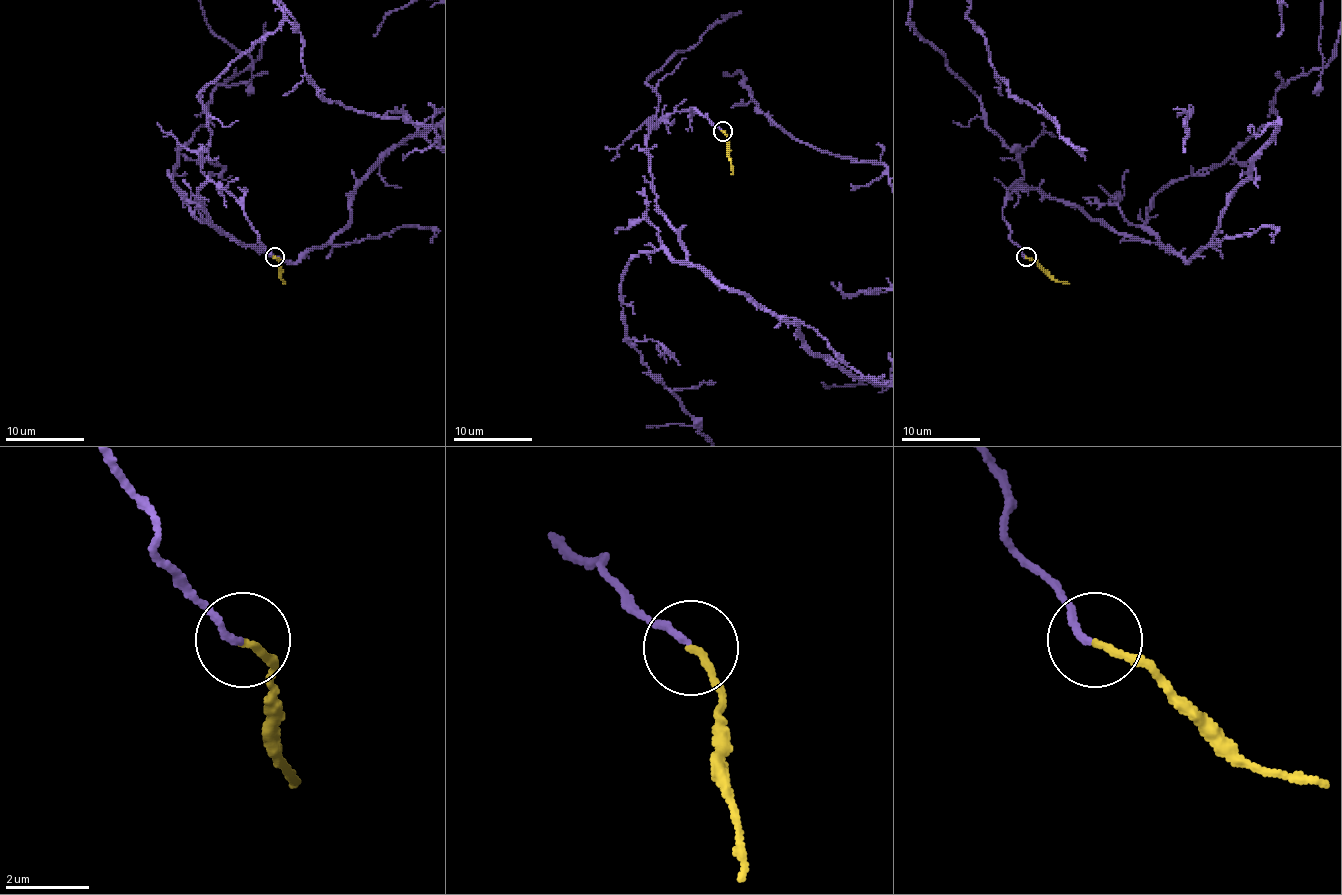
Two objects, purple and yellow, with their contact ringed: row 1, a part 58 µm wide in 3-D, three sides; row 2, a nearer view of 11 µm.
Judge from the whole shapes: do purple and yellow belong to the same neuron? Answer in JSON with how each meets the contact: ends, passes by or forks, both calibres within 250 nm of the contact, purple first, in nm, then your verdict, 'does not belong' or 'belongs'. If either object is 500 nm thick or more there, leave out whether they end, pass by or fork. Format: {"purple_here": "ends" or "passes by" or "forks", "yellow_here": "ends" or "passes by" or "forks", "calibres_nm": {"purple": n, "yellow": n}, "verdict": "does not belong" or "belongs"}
{"purple_here": "ends", "yellow_here": "ends", "calibres_nm": {"purple": 140, "yellow": 160}, "verdict": "belongs"}

